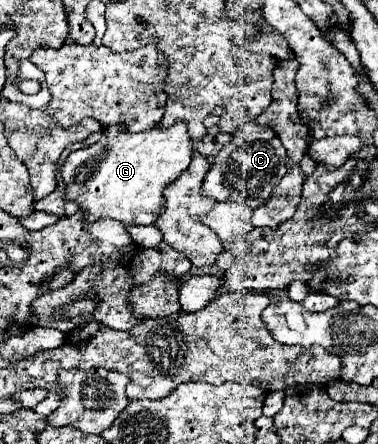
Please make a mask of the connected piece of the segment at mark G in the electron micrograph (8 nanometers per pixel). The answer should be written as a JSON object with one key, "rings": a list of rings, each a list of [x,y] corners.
{"rings":[[[184,124],[166,130],[152,128],[138,134],[120,132],[116,126],[104,128],[102,138],[96,144],[70,152],[62,164],[60,176],[66,184],[64,198],[84,212],[84,222],[88,224],[102,218],[114,218],[126,226],[154,224],[164,212],[164,186],[188,168],[192,152],[192,140],[188,138]]]}

